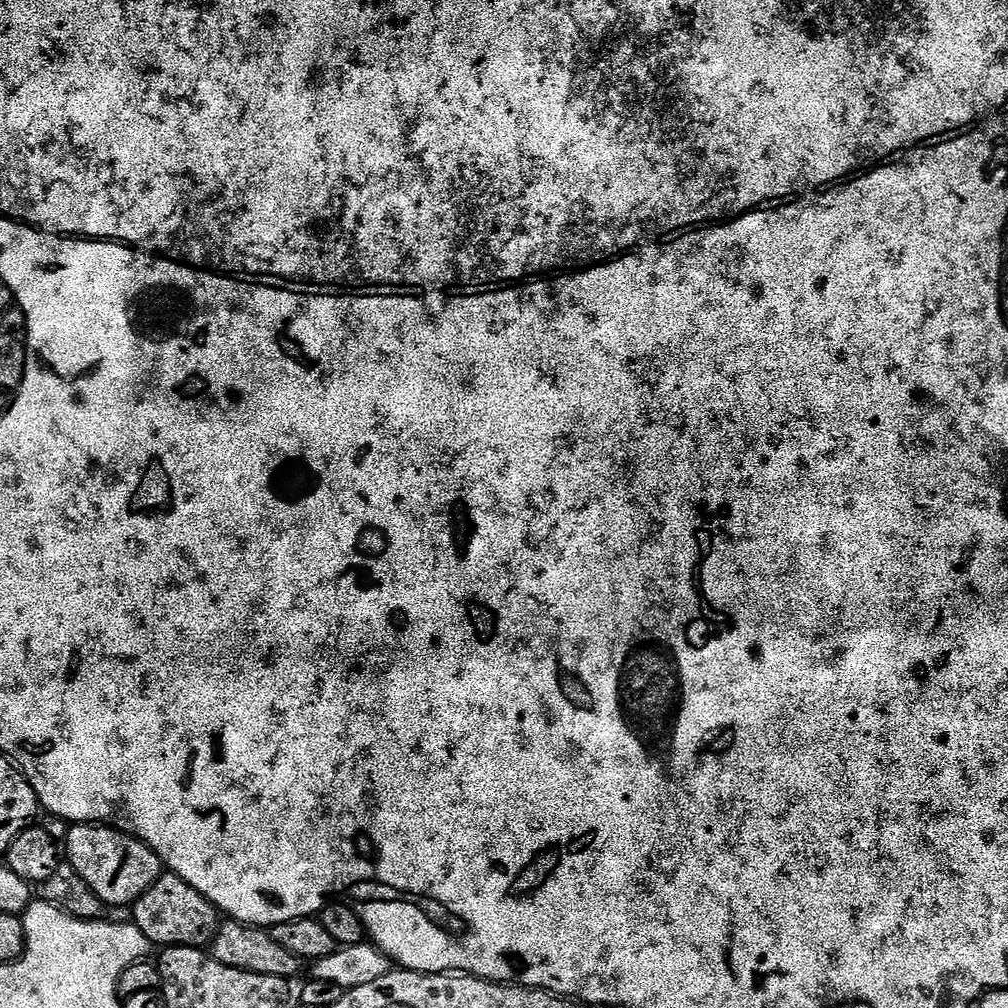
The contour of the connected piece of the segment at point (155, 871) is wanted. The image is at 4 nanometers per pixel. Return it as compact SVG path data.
M72 824L66 841L66 860L105 906L135 904L162 874L158 854L154 854L150 846L146 846L137 836L102 824Z

